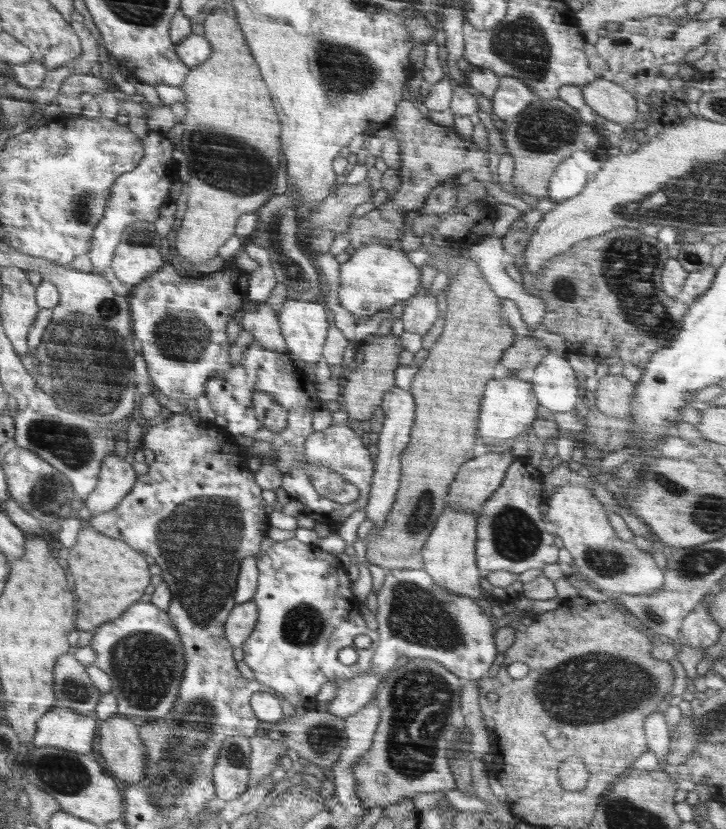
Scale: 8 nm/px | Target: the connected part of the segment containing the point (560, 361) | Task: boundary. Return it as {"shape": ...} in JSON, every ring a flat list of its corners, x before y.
{"shape":[[548,354,534,369,531,381,538,405,552,413,572,412,576,408,580,382,564,358]]}

